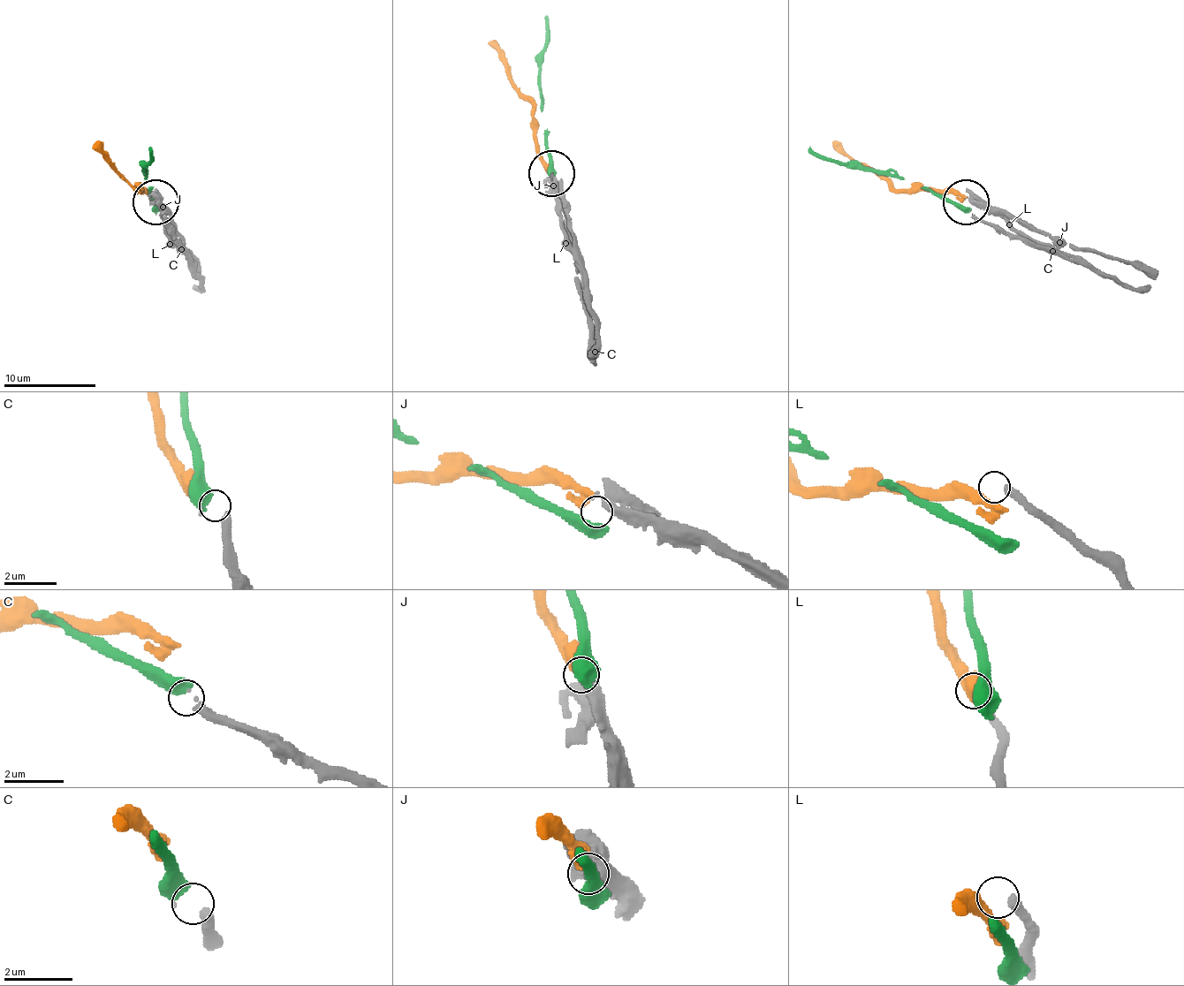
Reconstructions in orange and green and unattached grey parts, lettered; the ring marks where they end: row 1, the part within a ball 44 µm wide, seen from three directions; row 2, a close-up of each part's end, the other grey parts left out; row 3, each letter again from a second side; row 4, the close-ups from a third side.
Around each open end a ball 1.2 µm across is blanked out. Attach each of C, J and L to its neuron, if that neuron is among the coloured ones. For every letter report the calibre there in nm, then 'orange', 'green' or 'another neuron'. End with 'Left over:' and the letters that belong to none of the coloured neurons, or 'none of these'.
C: 340 nm | green
J: 420 nm | orange
L: 280 nm | another neuron
Left over: L

